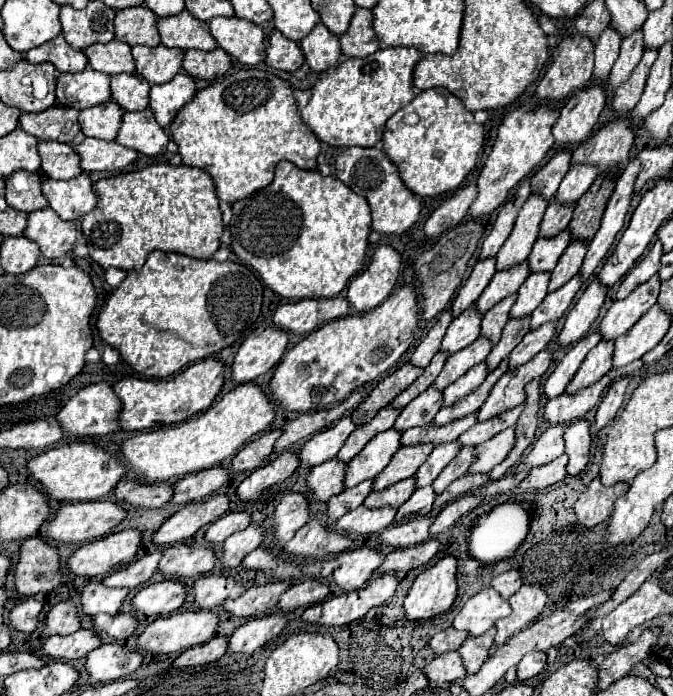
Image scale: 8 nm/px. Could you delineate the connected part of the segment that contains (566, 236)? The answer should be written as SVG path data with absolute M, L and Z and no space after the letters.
M569 229L561 231L559 235L547 237L547 239L537 239L533 245L533 251L527 259L531 271L553 271L559 257L563 255L563 251L567 249L567 245L571 243L571 233Z

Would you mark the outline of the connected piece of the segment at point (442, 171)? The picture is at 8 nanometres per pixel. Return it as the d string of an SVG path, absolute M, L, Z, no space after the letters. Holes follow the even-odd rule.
M427 89L415 95L411 103L407 103L387 121L387 127L383 131L383 151L389 157L389 161L397 165L407 189L411 189L419 197L433 197L445 191L455 191L463 183L467 173L475 167L477 153L483 147L483 139L483 125L477 125L473 121L473 113L463 107L463 101L459 101L447 89ZM409 117L417 117L417 121L411 123Z

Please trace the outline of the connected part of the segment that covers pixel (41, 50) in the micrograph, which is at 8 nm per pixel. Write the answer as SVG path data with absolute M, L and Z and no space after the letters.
M63 35L55 37L53 41L49 41L43 47L35 47L35 51L29 51L27 55L29 63L53 63L57 67L57 71L63 73L79 73L87 69L87 57L83 55L83 51L73 49Z

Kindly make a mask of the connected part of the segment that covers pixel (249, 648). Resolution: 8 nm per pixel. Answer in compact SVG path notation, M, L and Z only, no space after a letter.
M271 613L265 617L253 617L243 623L229 639L229 651L251 655L261 649L265 643L275 639L287 623L287 615Z

